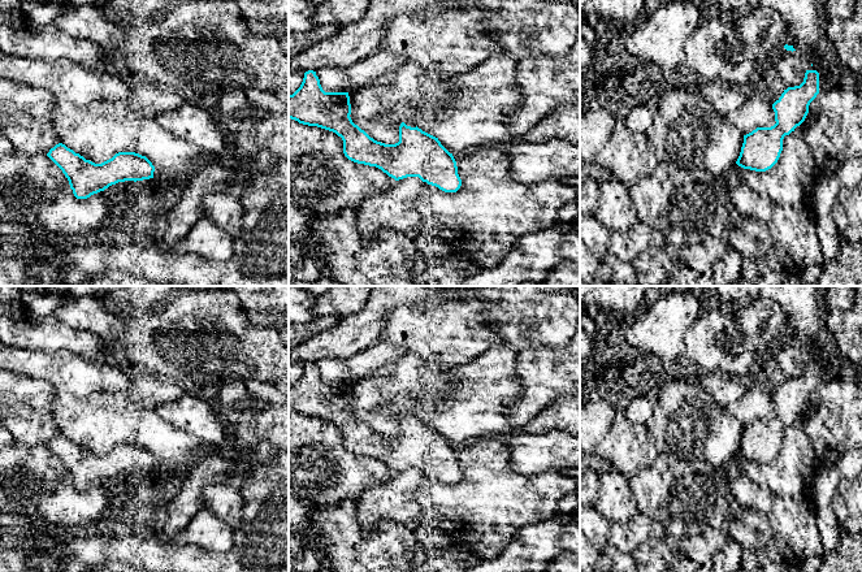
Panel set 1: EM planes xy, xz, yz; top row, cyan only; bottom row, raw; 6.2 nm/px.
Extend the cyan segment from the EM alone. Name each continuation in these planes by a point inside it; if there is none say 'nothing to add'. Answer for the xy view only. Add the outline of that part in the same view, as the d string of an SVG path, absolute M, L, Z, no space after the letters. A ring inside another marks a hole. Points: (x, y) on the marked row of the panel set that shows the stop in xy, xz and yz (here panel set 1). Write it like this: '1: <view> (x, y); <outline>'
nothing to add

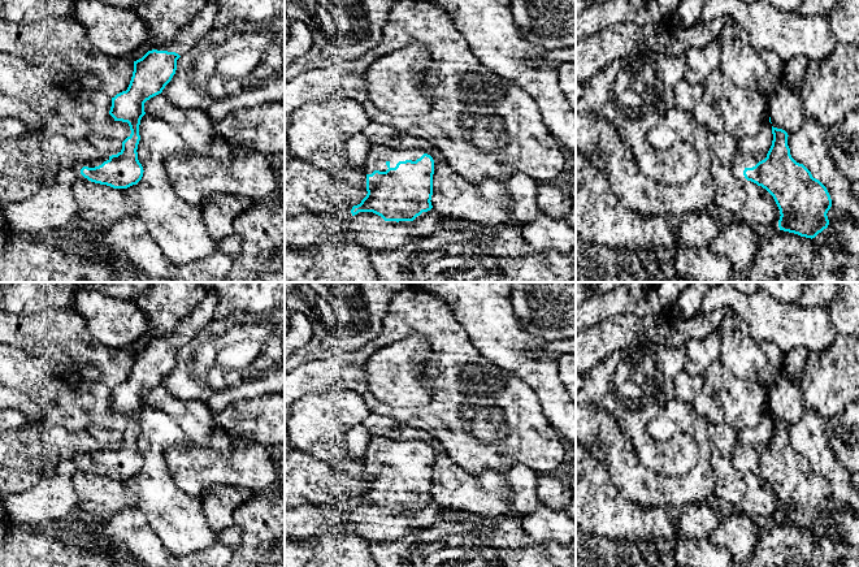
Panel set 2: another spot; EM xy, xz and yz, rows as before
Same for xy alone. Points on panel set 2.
1: xy (189, 35); M208 1L194 18L178 30L170 43L155 46L149 51L175 52L179 56L188 53L213 27L216 27L217 12L217 4L214 1Z
2: xy (92, 163); M101 156L100 159L97 160L90 160L87 163L84 161L79 161L75 164L75 166L73 168L73 170L75 172L77 174L77 178L78 181L88 181L87 178L84 178L82 174L81 174L81 169L83 166L88 166L88 168L95 168L95 166L99 166L101 165L104 161L109 160L109 156Z

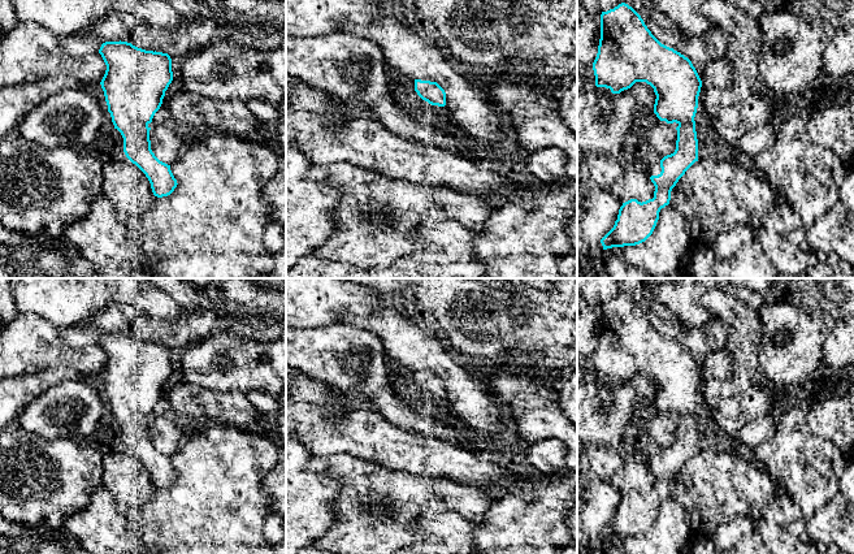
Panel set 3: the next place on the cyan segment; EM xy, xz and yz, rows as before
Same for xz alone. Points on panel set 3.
nothing to add

